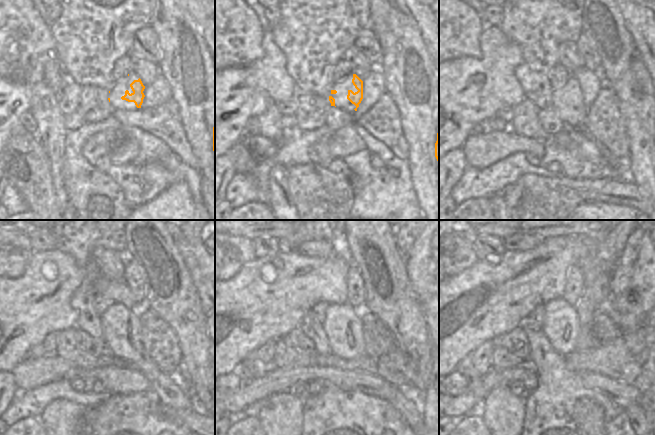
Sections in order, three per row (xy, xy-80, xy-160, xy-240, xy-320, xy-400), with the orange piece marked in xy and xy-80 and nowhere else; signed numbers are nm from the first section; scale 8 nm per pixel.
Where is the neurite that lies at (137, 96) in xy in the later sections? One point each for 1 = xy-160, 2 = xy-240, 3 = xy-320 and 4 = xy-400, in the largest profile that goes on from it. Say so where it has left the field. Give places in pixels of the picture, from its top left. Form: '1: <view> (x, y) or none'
1: xy-160 (576, 99)
2: xy-240 (166, 387)
3: xy-320 (344, 330)
4: xy-400 (561, 328)

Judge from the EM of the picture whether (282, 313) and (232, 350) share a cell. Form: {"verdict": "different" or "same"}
{"verdict": "same"}

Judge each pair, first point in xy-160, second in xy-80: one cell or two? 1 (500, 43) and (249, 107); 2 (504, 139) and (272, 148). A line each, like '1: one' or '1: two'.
1: one
2: one

